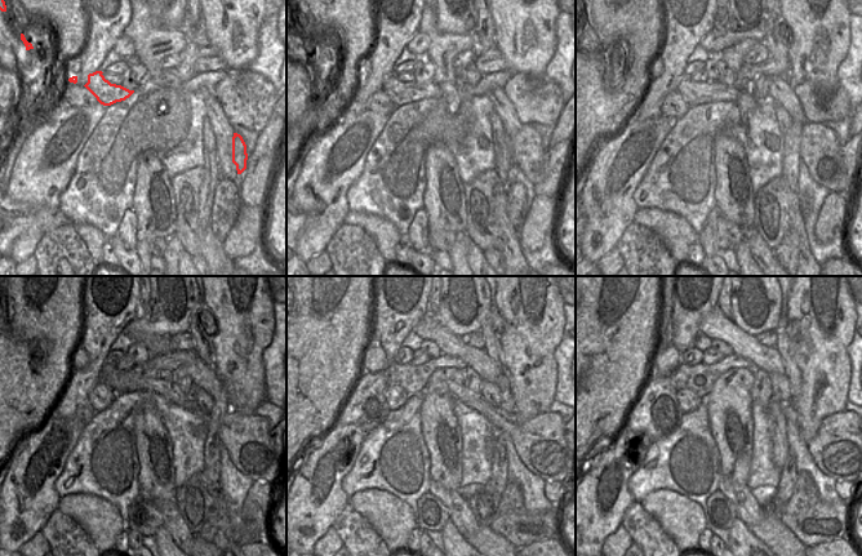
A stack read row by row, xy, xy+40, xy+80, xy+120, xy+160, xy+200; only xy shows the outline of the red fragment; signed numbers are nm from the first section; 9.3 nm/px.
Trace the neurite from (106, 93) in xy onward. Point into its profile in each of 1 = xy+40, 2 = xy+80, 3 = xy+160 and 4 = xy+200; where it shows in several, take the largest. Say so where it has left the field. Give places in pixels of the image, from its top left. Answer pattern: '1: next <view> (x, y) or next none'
1: next xy+40 (400, 93)
2: next xy+80 (694, 93)
3: next xy+160 (540, 443)
4: next xy+200 (838, 449)

